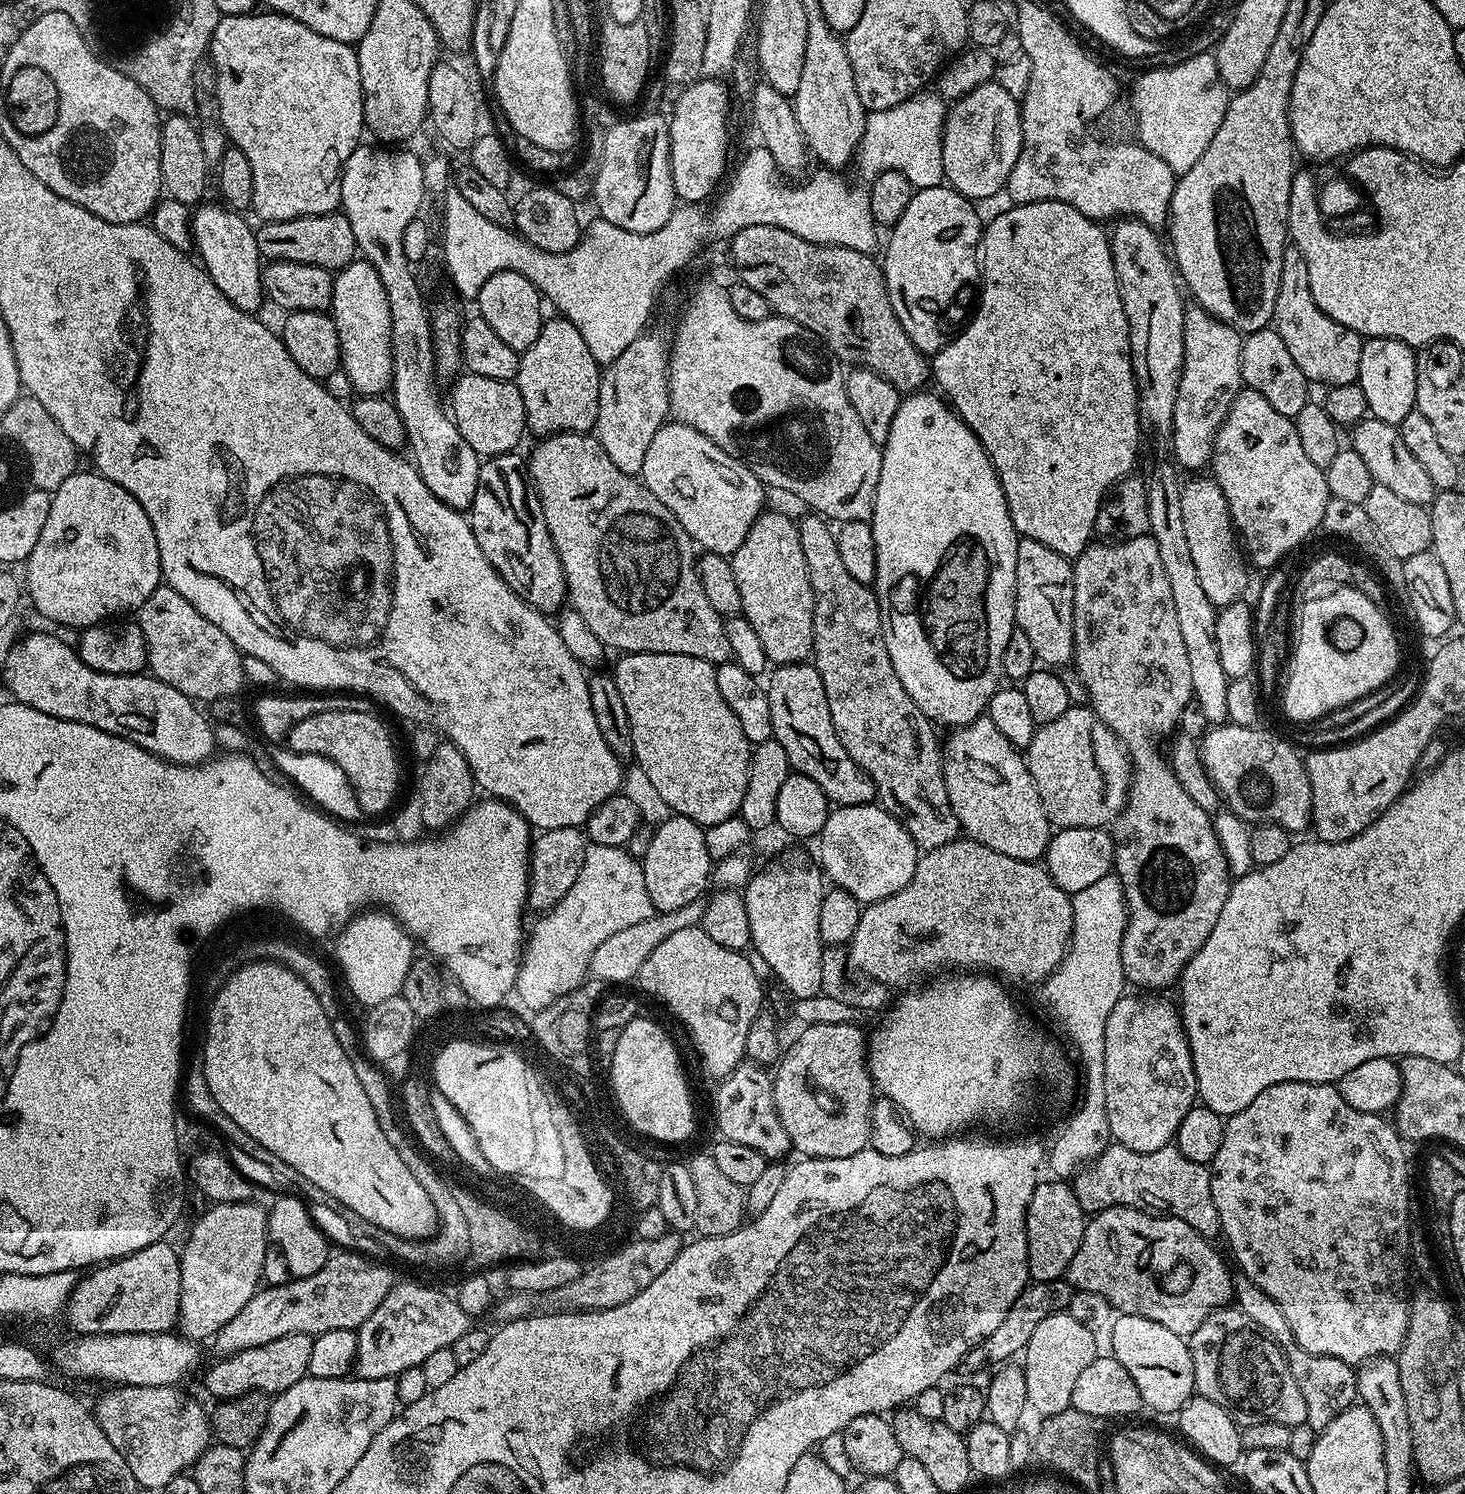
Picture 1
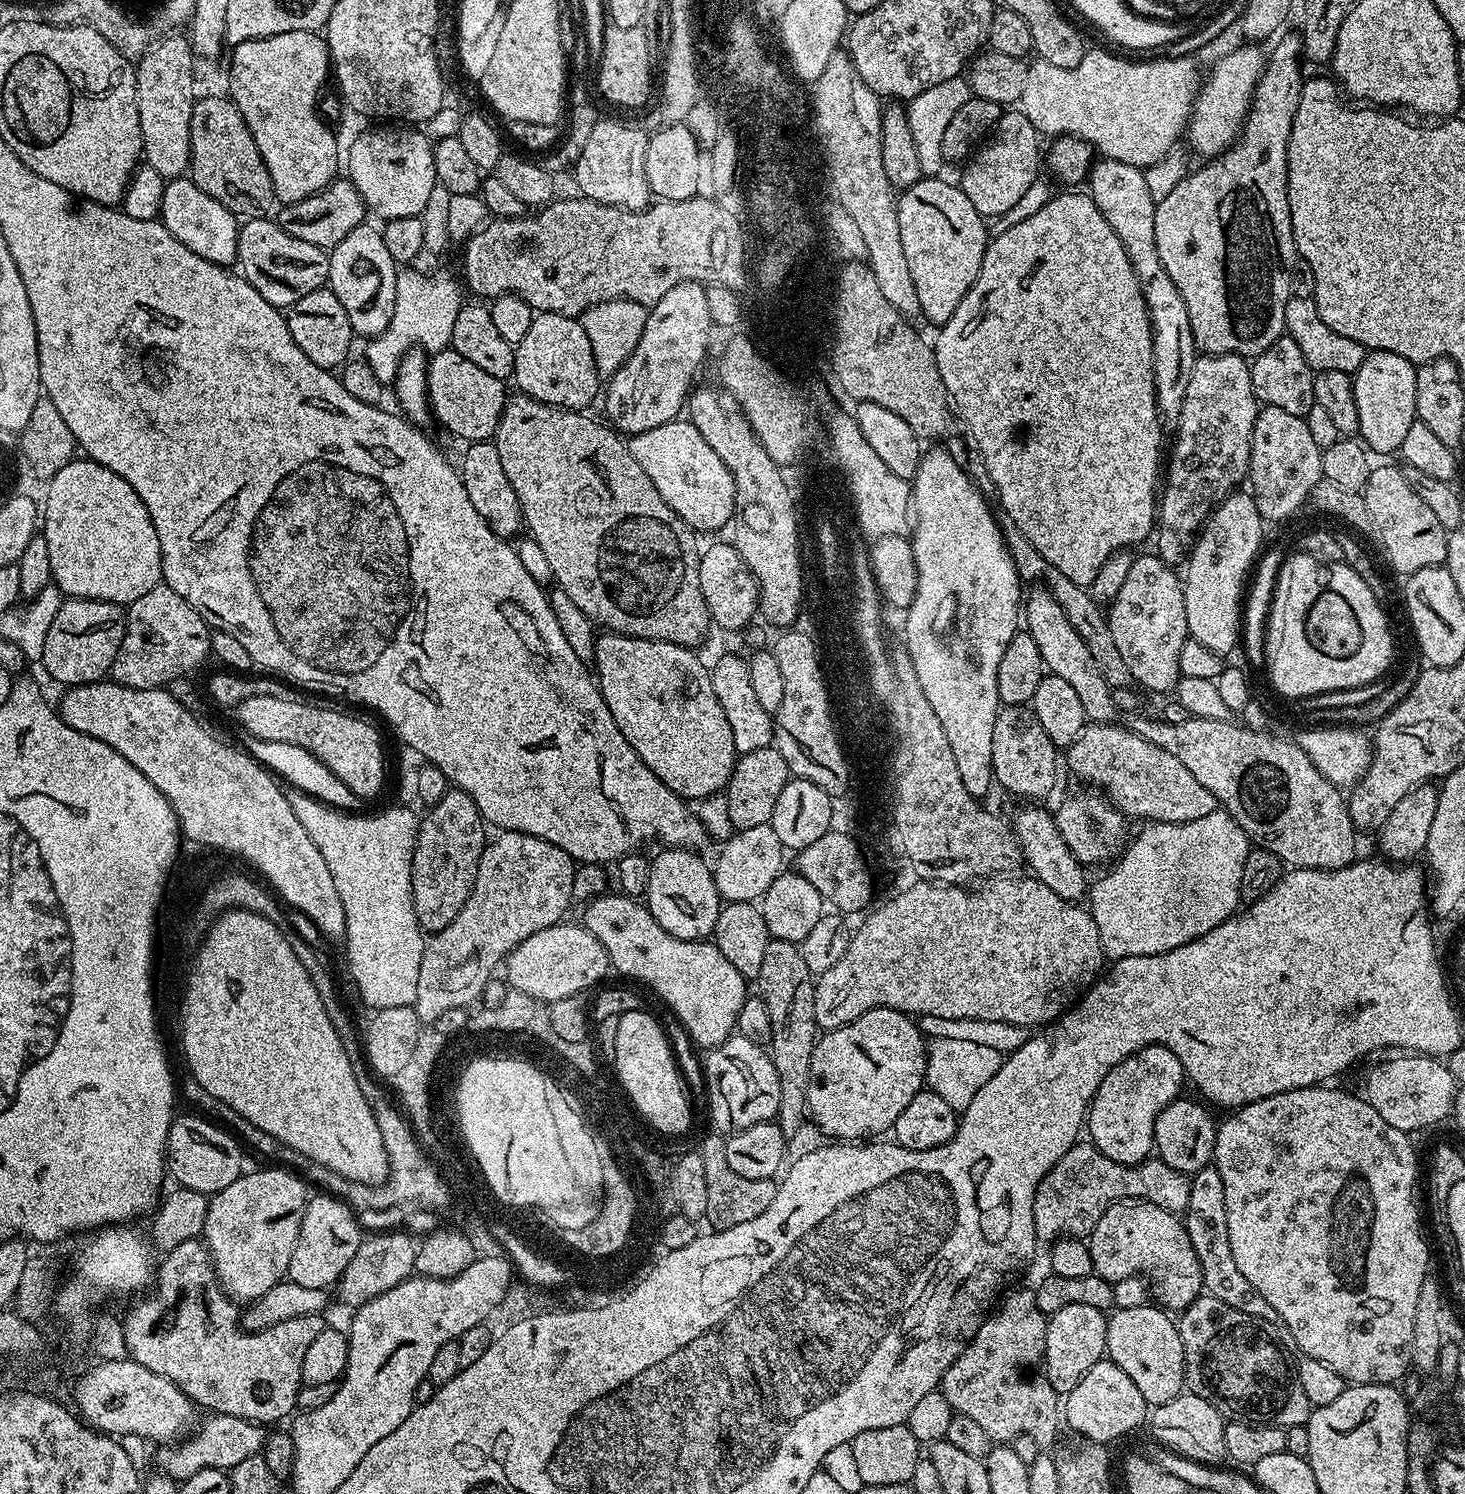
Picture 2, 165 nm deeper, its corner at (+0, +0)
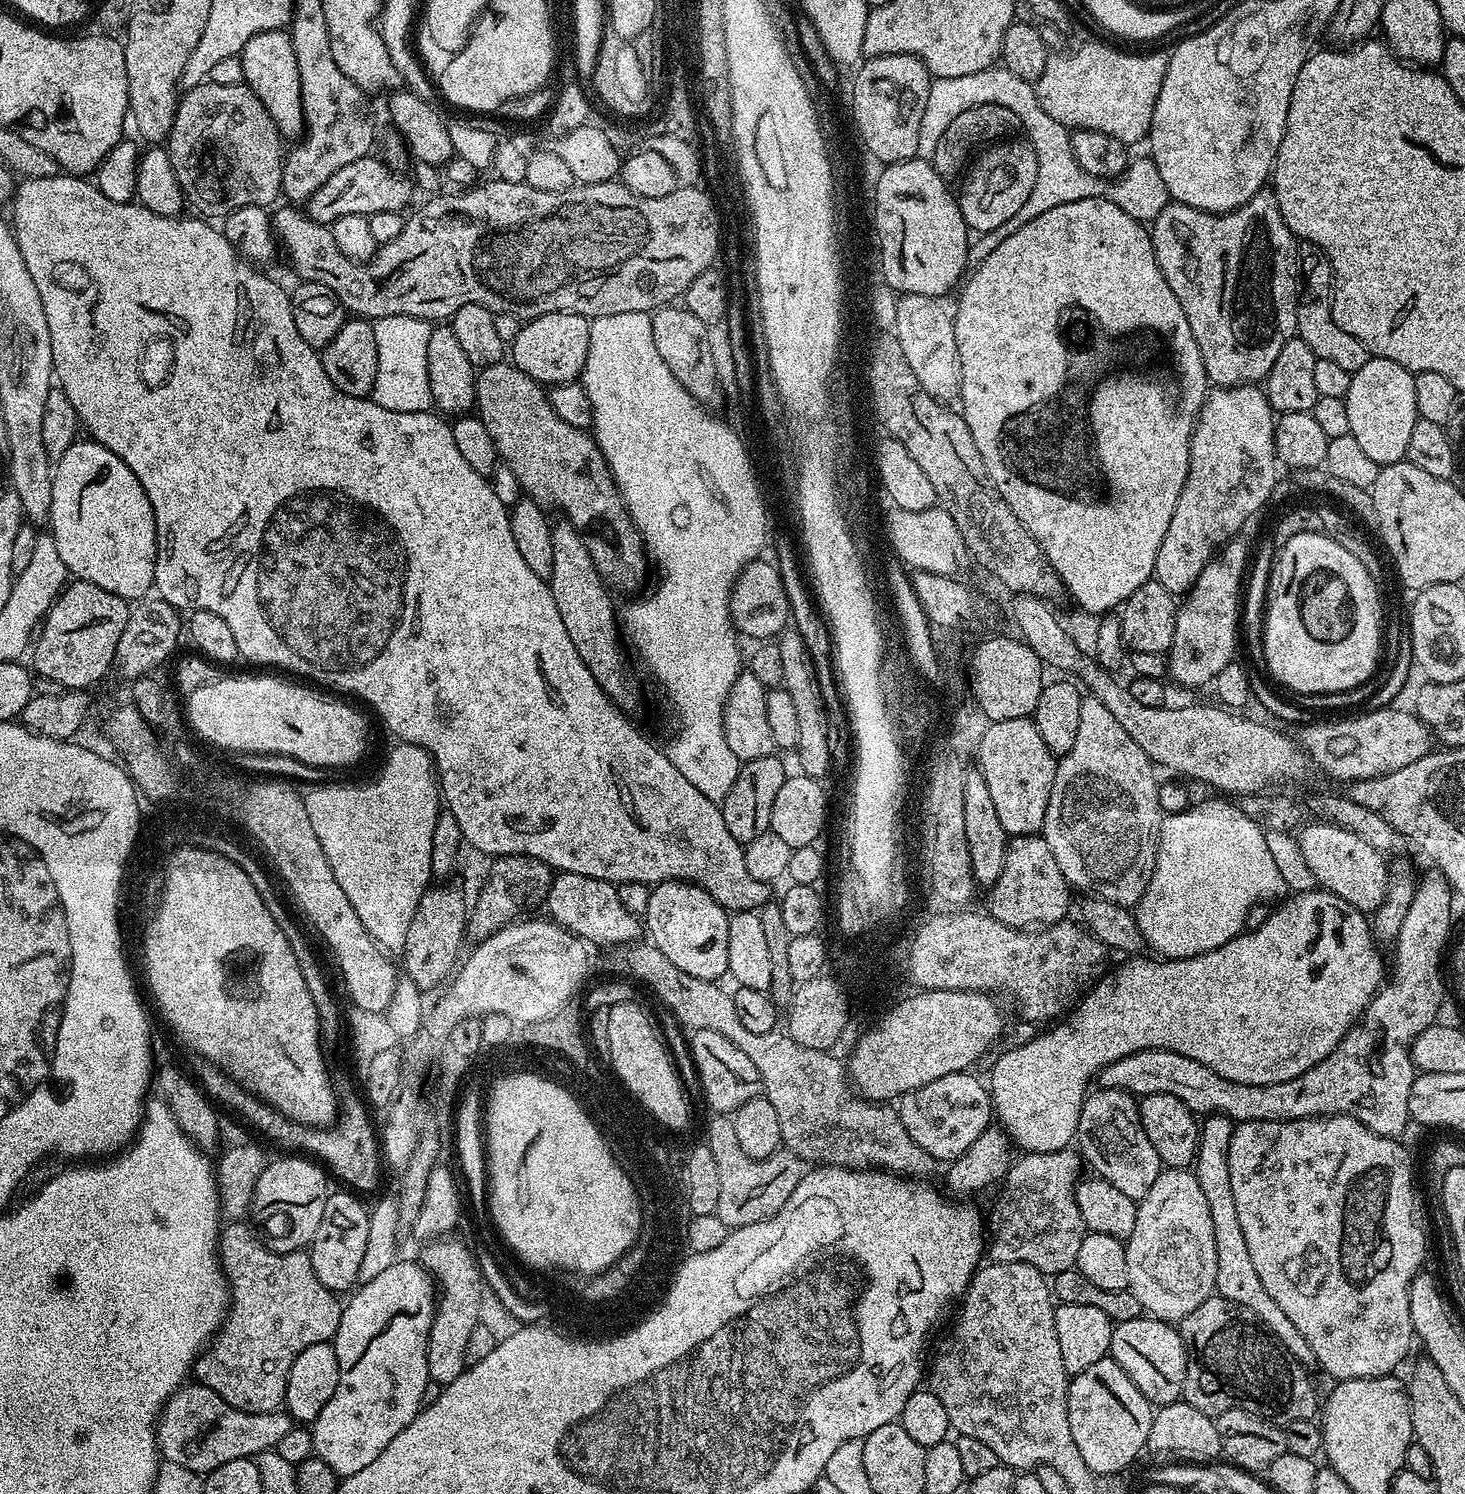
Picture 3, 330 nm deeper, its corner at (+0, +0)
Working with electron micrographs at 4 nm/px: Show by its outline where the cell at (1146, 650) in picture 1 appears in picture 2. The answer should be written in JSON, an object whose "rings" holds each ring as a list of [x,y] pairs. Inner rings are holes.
{"rings":[[[1156,554],[1151,556],[1137,555],[1130,566],[1130,574],[1126,574],[1126,583],[1118,590],[1111,604],[1107,605],[1106,615],[1110,634],[1114,636],[1114,646],[1118,654],[1129,667],[1133,681],[1152,692],[1171,693],[1181,679],[1180,655],[1182,646],[1190,639],[1186,622],[1186,602],[1184,601],[1184,585],[1181,577],[1176,576],[1177,569],[1161,560]]]}

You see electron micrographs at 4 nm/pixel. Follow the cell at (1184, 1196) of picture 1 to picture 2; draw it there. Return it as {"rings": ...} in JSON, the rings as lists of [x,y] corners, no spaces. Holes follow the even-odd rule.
{"rings":[[[1077,1142],[1058,1158],[1052,1169],[1040,1179],[1034,1194],[1034,1230],[1037,1241],[1055,1242],[1061,1238],[1087,1238],[1098,1218],[1111,1204],[1143,1202],[1162,1206],[1162,1210],[1183,1214],[1188,1211],[1191,1179],[1185,1173],[1166,1166],[1158,1158],[1140,1164],[1119,1164],[1106,1158],[1091,1142]]]}

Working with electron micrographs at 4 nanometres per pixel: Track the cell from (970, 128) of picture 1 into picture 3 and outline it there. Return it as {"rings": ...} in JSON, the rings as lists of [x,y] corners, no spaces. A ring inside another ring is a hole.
{"rings":[[[1023,139],[1015,140],[996,142],[984,150],[989,152],[981,151],[980,161],[967,169],[968,177],[967,172],[963,177],[964,189],[958,192],[958,203],[962,210],[962,218],[973,233],[991,234],[998,230],[998,226],[1002,226],[1002,222],[1010,222],[1010,218],[1014,218],[1014,214],[1022,210],[1026,198],[1030,198],[1030,190],[1034,190],[1038,174],[1036,151],[1033,150],[1031,143]]]}

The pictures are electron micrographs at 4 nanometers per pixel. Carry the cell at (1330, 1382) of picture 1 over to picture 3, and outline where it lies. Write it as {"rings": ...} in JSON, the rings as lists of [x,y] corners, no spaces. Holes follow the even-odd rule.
{"rings":[[[1214,1114],[1203,1117],[1200,1124],[1200,1141],[1194,1161],[1194,1173],[1213,1216],[1214,1241],[1217,1246],[1218,1268],[1248,1268],[1250,1250],[1246,1250],[1246,1237],[1238,1226],[1238,1210],[1234,1207],[1234,1189],[1230,1187],[1230,1138],[1236,1124],[1228,1116]]]}

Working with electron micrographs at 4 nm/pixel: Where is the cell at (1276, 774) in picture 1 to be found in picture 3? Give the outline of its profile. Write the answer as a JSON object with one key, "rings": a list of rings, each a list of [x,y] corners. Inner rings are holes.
{"rings":[[[1327,822],[1312,823],[1316,824],[1305,823],[1299,833],[1300,852],[1304,855],[1304,864],[1309,874],[1320,883],[1317,885],[1323,891],[1338,894],[1360,912],[1375,912],[1386,898],[1388,864],[1385,853],[1374,850],[1366,838],[1358,838],[1358,834],[1342,826]]]}

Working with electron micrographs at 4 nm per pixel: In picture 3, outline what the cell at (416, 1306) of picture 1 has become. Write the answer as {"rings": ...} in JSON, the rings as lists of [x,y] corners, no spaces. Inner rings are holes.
{"rings":[[[188,1382],[177,1388],[164,1404],[156,1421],[156,1444],[164,1460],[178,1462],[178,1466],[186,1466],[186,1470],[191,1472],[207,1474],[218,1470],[218,1466],[223,1466],[226,1462],[234,1462],[234,1458],[254,1458],[259,1452],[275,1449],[293,1427],[294,1421],[287,1411],[243,1412],[218,1398],[218,1394],[214,1394],[214,1390],[206,1385]]]}

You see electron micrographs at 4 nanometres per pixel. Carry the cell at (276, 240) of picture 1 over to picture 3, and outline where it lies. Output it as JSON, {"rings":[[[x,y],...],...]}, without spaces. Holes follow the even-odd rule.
{"rings":[[[369,154],[358,158],[358,162],[350,162],[350,166],[342,166],[306,201],[306,215],[319,224],[332,225],[338,218],[346,218],[346,214],[373,216],[382,214],[382,210],[403,213],[404,207],[412,200],[412,184],[404,176],[395,176],[393,169],[383,159]]]}

